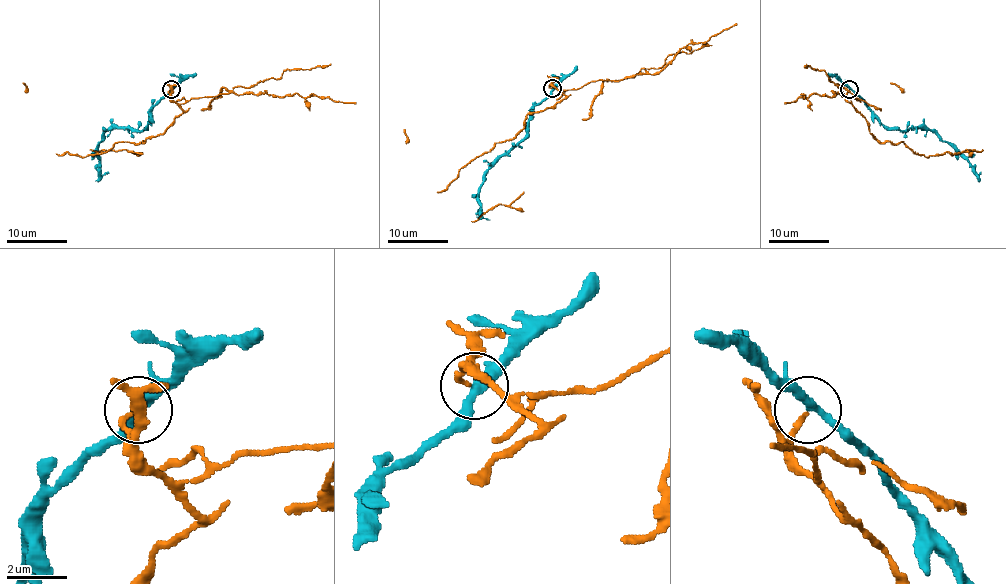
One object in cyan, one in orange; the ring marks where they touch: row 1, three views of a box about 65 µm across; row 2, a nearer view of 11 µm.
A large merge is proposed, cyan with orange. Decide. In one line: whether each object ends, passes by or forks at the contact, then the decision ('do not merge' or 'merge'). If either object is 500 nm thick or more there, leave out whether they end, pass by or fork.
cyan passes by; orange ends there; do not merge

